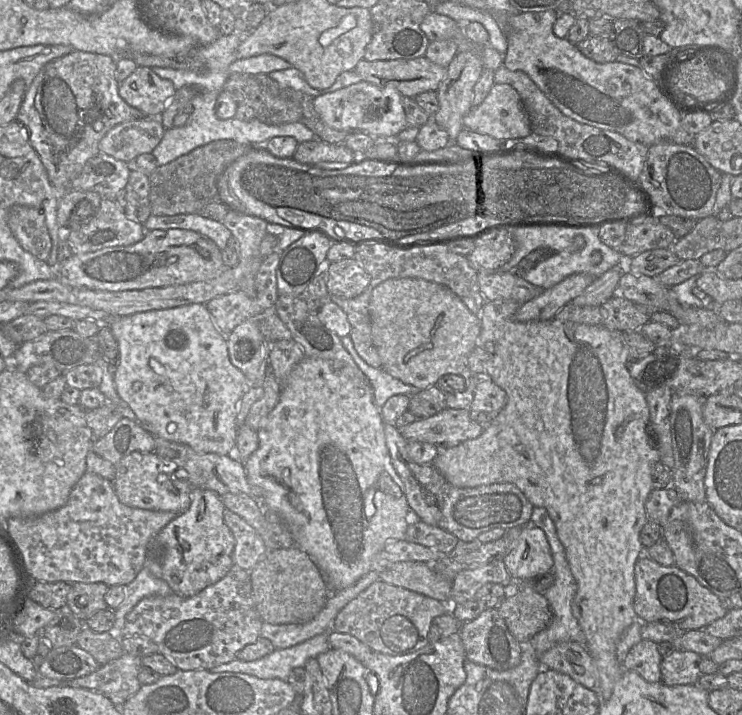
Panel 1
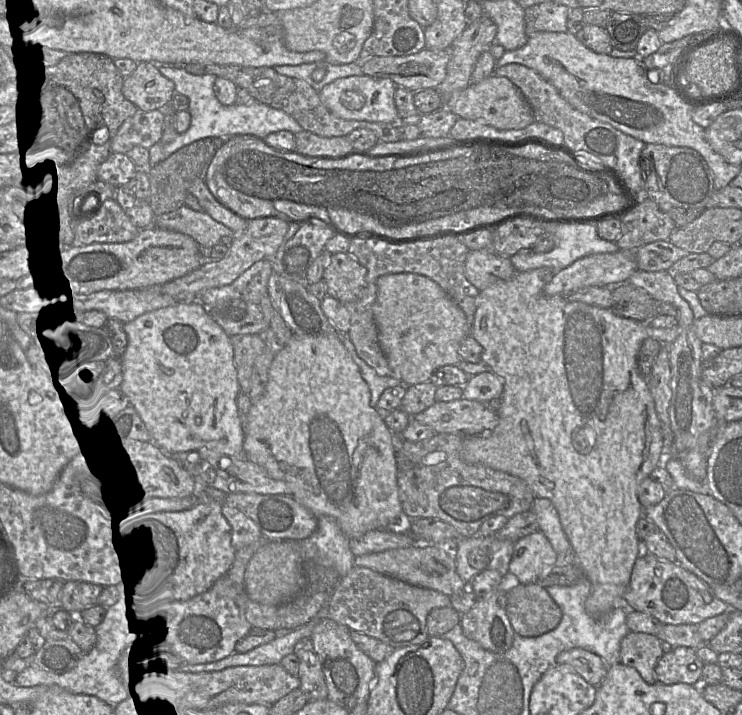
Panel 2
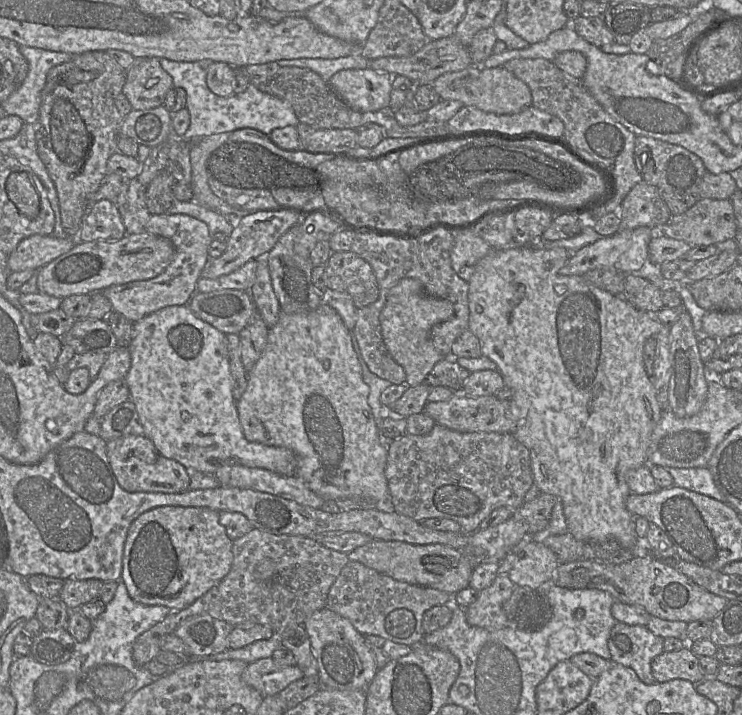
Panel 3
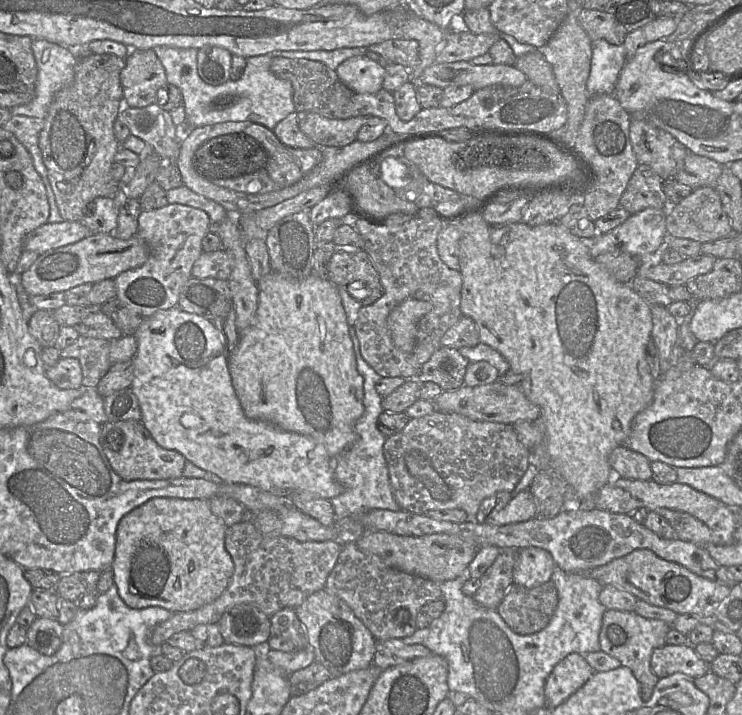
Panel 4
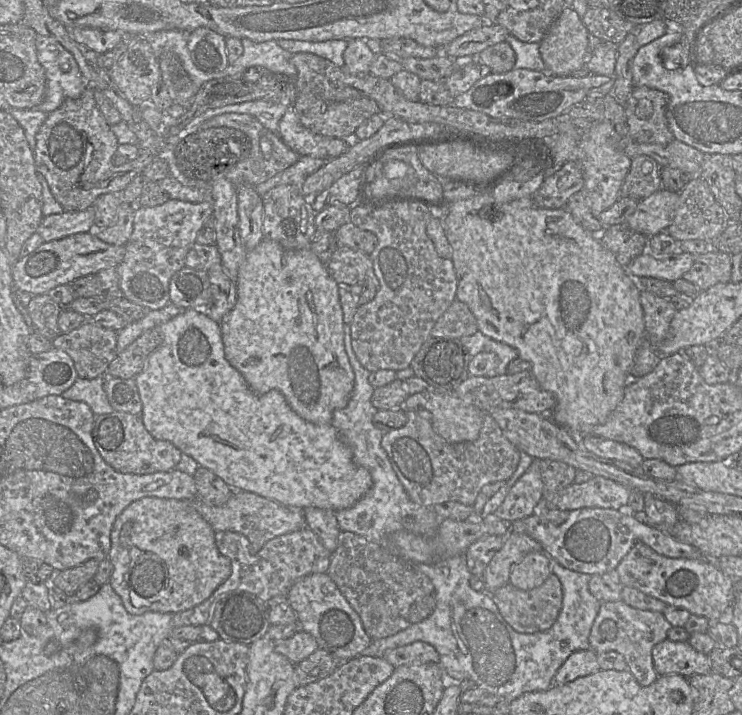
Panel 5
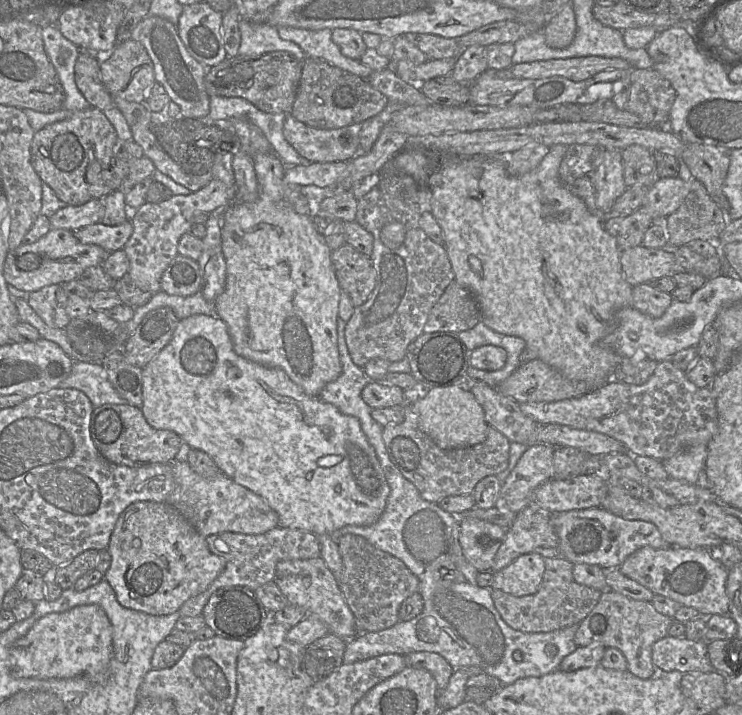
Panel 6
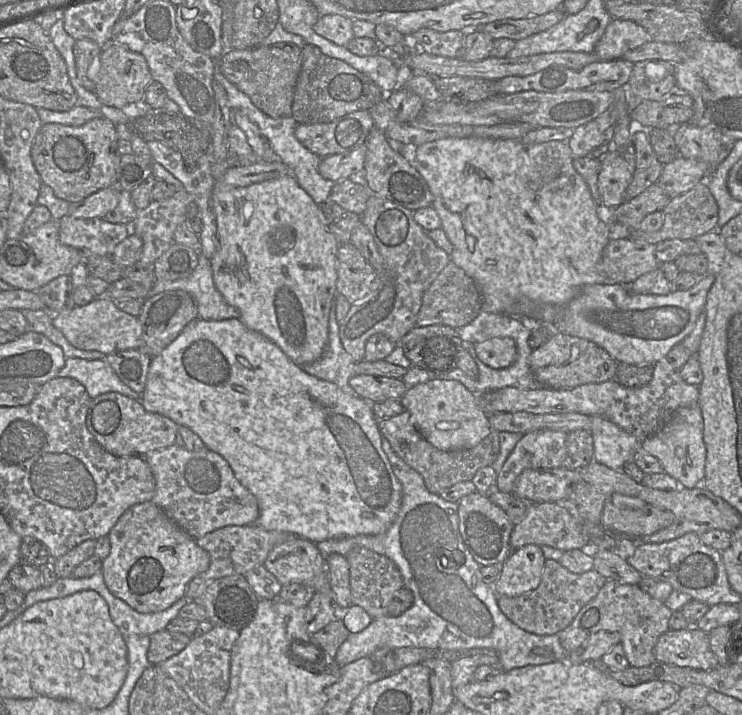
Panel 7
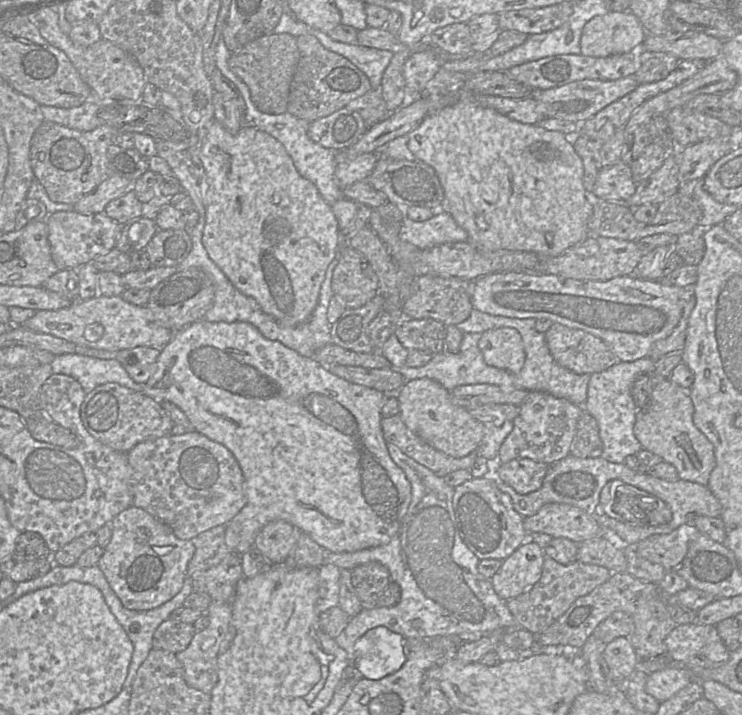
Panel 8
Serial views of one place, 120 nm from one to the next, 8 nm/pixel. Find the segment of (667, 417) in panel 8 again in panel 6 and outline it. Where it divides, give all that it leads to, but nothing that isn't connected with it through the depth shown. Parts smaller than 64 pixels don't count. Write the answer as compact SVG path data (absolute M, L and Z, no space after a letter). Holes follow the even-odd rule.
M697 445L688 448L662 462L668 478L700 484L707 458L707 446Z

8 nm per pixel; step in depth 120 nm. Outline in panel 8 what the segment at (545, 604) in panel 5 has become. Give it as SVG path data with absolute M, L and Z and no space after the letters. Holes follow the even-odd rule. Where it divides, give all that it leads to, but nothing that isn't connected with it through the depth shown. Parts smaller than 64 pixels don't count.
M545 556L541 578L521 595L506 601L506 605L518 625L534 635L539 635L561 617L579 597L592 592L611 576L609 569L585 564L579 560L563 565Z

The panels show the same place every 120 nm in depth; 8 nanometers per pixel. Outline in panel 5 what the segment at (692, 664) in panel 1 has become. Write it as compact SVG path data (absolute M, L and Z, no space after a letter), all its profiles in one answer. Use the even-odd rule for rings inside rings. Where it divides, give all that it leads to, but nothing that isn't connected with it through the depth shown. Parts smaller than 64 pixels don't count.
M668 638L652 648L653 668L658 676L707 675L712 670L708 656L695 650L688 641L674 642Z

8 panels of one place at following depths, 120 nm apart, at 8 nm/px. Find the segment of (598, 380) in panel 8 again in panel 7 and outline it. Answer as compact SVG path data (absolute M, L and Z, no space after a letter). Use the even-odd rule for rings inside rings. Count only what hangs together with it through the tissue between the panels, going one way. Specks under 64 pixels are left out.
M603 416L590 418L593 460L613 470L622 470L624 464L631 461L634 453L641 448L641 441Z

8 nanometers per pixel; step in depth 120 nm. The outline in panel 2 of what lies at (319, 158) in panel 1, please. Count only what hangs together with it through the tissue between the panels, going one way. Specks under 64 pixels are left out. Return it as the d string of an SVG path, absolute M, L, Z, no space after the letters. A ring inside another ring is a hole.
M303 129L295 138L295 151L304 156L338 159L355 152L347 136L322 137Z

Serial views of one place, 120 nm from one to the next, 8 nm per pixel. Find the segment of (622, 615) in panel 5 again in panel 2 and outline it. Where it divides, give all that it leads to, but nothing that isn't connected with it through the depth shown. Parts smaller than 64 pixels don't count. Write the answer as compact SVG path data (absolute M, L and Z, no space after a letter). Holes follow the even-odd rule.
M630 631L620 645L620 664L635 668L649 685L657 682L654 669L664 654L660 640L652 634Z

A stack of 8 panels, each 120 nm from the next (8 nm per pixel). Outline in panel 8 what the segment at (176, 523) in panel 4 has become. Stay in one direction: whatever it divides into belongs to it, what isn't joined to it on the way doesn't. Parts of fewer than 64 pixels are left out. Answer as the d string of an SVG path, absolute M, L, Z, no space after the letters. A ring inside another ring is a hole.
M131 506L113 519L111 539L97 565L125 608L147 611L180 592L194 553L195 547L190 540L179 539L154 516Z

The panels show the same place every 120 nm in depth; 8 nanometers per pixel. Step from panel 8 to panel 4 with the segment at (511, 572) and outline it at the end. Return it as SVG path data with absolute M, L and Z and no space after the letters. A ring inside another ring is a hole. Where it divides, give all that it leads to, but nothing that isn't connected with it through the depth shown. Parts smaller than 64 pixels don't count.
M538 547L517 551L517 562L513 570L515 584L533 588L551 580L556 564L550 552Z

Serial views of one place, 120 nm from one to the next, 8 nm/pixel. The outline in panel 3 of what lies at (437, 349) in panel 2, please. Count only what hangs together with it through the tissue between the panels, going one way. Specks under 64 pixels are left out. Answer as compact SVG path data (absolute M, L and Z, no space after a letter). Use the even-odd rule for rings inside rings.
M403 278L389 289L380 313L381 332L389 354L405 371L408 387L424 383L433 366L445 357L433 345L431 329L453 314L450 301L427 295L417 279Z

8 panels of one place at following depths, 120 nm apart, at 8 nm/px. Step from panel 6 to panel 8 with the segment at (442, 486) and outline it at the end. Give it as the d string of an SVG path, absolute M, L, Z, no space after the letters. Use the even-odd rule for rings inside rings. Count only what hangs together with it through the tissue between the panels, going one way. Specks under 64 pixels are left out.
M399 415L382 417L381 426L386 443L396 445L404 454L427 467L438 477L460 469L470 470L477 451L461 458L446 455L423 441L407 428Z

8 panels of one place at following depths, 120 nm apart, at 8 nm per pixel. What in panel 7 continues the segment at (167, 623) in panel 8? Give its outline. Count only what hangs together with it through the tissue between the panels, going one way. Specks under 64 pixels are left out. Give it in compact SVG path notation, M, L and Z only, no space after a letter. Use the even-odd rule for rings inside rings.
M167 629L154 633L150 638L148 660L151 665L159 665L172 656L180 653L191 641L189 637L181 633L173 633Z

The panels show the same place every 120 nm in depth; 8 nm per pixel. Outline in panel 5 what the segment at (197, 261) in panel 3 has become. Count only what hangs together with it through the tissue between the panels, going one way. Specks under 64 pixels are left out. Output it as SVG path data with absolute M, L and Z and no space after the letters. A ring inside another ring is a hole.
M170 198L153 207L135 205L133 232L125 245L125 256L118 265L119 288L127 299L149 311L162 309L170 303L170 280L185 266L186 255L213 210L211 200L191 203Z

